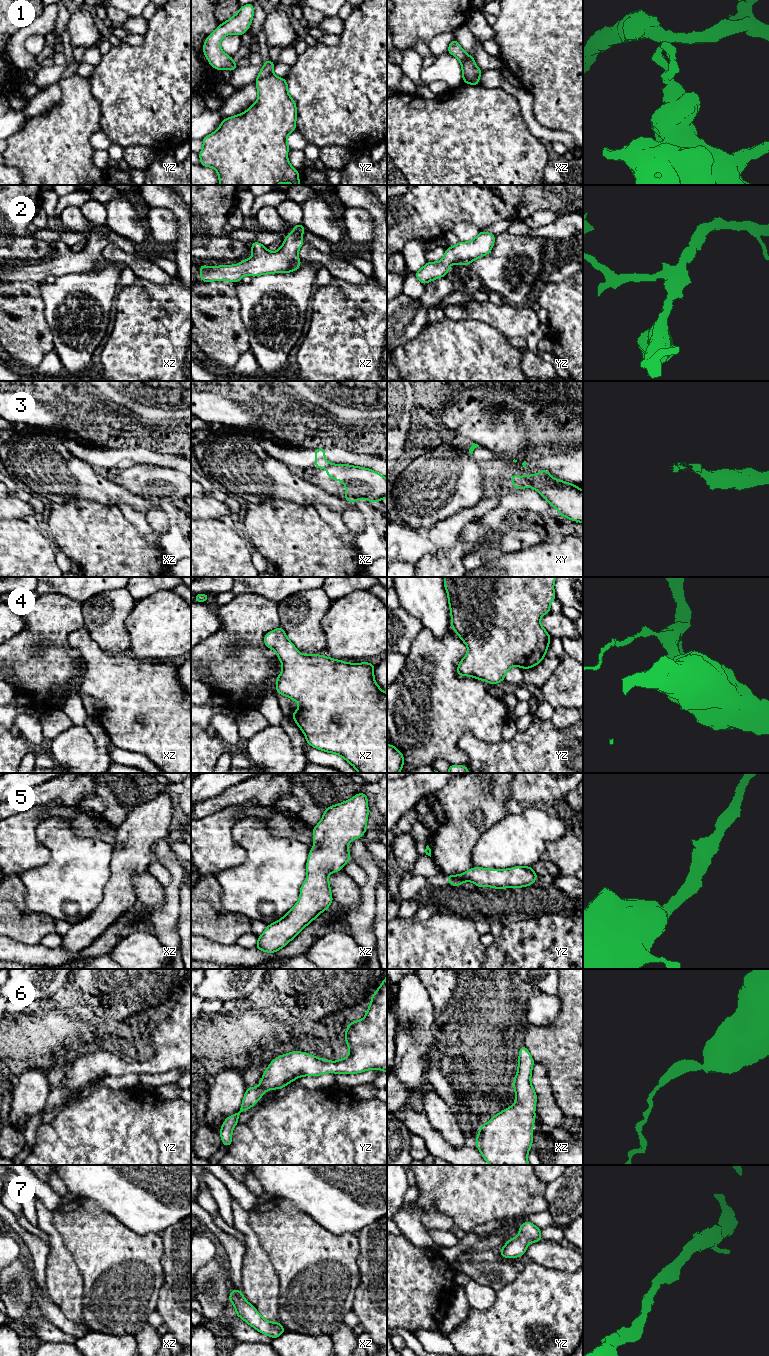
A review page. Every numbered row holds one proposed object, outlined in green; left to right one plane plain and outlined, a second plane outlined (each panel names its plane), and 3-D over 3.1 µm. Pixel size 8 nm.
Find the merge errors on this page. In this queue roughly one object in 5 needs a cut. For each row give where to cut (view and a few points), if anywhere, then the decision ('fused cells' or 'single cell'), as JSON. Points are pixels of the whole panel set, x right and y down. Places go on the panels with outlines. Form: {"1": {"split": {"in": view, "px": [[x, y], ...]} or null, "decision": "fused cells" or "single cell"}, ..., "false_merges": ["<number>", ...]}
{"1": {"split": null, "decision": "single cell"}, "2": {"split": null, "decision": "single cell"}, "3": {"split": {"in": "xy", "px": [[522, 477], [527, 482], [527, 486]]}, "decision": "fused cells"}, "4": {"split": null, "decision": "single cell"}, "5": {"split": null, "decision": "single cell"}, "6": {"split": null, "decision": "single cell"}, "7": {"split": null, "decision": "single cell"}, "false_merges": ["3"]}

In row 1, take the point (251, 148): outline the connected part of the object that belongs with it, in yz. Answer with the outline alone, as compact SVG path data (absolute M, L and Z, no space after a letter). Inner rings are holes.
M268 58L260 70L255 85L258 89L257 101L245 112L223 119L219 128L206 135L202 150L199 152L200 164L214 168L219 176L219 185L278 185L289 183L300 185L299 171L293 168L287 158L289 146L288 135L297 129L296 102L288 94L286 79L273 74L275 64Z

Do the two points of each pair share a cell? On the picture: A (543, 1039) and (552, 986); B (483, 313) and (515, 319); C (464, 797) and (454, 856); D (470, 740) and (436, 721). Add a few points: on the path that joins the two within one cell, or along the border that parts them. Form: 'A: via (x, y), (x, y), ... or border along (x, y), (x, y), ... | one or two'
A: border along (559, 979), (559, 988), (556, 994) | two
B: via (491, 314), (507, 319) | one
C: via (464, 812), (464, 826), (454, 841) | one
D: border along (486, 741), (465, 733), (457, 746) | two

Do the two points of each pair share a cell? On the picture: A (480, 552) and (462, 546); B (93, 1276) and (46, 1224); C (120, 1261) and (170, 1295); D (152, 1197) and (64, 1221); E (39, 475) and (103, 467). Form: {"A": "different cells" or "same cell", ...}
{"A": "different cells", "B": "different cells", "C": "different cells", "D": "different cells", "E": "different cells"}

